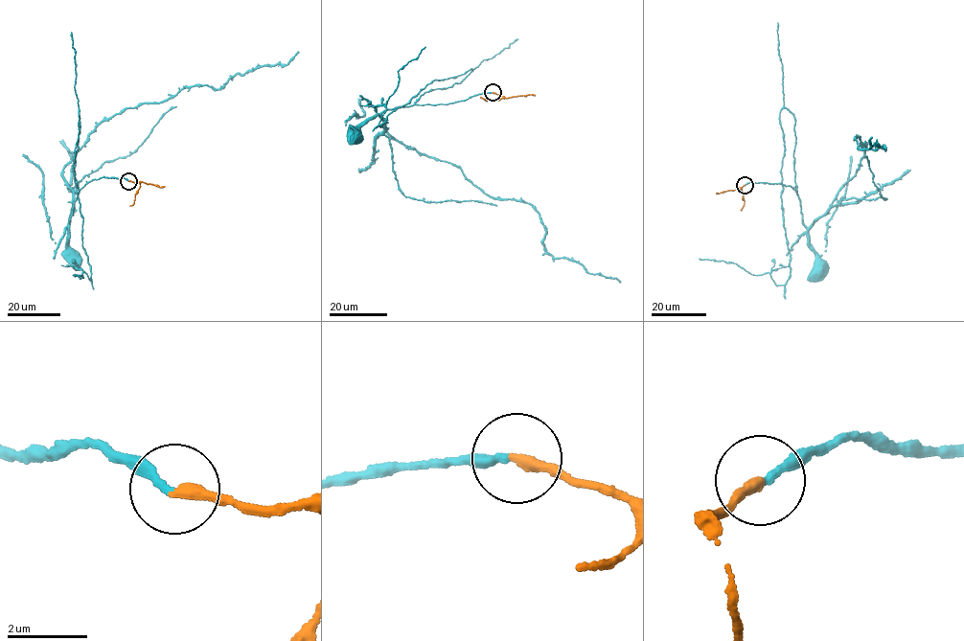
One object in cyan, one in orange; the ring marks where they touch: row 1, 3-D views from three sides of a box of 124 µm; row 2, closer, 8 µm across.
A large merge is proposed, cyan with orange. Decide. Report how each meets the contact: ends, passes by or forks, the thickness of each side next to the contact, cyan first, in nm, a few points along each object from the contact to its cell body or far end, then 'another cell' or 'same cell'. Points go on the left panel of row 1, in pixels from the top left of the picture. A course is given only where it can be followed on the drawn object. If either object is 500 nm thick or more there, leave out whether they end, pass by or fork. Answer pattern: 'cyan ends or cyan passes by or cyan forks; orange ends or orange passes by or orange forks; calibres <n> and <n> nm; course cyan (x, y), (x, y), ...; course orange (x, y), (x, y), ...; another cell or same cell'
cyan ends; orange ends; calibres 160 and 320 nm; course cyan (128, 180), (89, 181), (69, 222), (73, 192), (63, 171), (103, 122), (184, 88), (219, 88), (299, 52); course orange (128, 180), (164, 186); same cell

